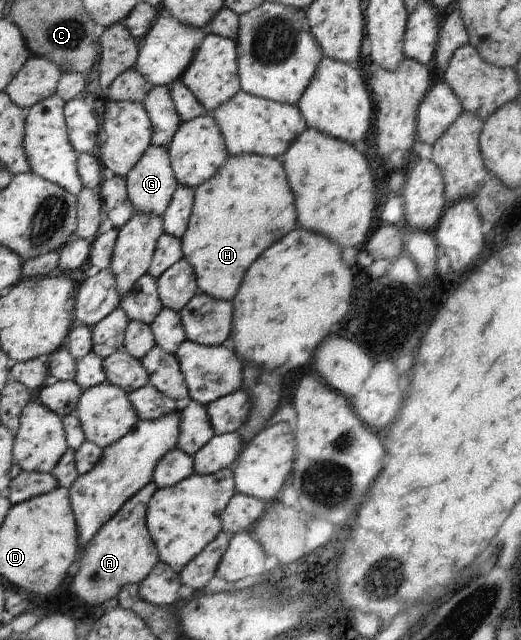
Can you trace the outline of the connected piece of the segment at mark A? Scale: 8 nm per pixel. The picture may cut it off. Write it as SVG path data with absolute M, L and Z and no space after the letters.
M154 482L133 495L122 509L107 521L83 549L79 557L79 568L71 581L71 591L90 607L119 597L124 586L142 583L159 562L159 548L156 547L147 526L147 515L151 499L158 491Z

